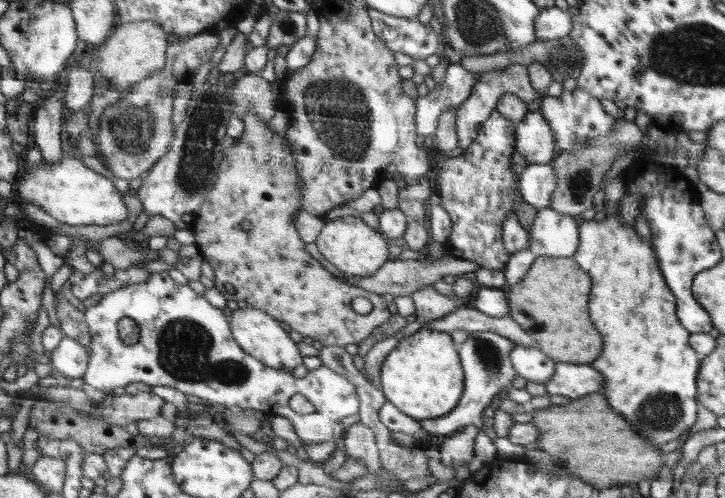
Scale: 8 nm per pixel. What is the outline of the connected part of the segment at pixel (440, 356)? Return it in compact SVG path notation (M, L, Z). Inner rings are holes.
M421 327L417 332L404 338L400 338L396 348L386 356L380 374L380 384L385 398L398 410L411 416L414 420L426 420L443 417L458 404L464 390L464 378L462 378L462 366L458 347L450 333L432 330L430 327Z

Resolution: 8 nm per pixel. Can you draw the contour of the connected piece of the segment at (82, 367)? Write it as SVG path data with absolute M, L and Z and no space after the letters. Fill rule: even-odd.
M63 337L51 354L55 373L60 372L69 378L83 378L87 371L89 349L74 339Z

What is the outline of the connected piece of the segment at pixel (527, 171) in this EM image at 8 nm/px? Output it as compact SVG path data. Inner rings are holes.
M532 164L522 168L520 195L522 200L537 209L545 209L556 188L556 174L552 164Z

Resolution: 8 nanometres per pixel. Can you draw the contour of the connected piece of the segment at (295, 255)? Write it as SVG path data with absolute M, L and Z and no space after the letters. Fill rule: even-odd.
M248 111L241 120L244 122L244 131L233 146L225 150L215 188L212 188L204 204L200 205L194 223L190 226L196 236L195 245L214 270L215 288L227 300L245 300L252 308L275 315L292 330L320 341L324 347L345 347L366 340L371 336L370 332L374 332L390 318L388 304L378 294L335 277L306 251L295 222L296 214L303 209L303 182L296 166L294 148L282 134L270 129L268 122L260 119L256 113ZM243 220L252 223L248 232L242 230ZM355 298L370 300L370 313L356 313L352 309L352 300Z

